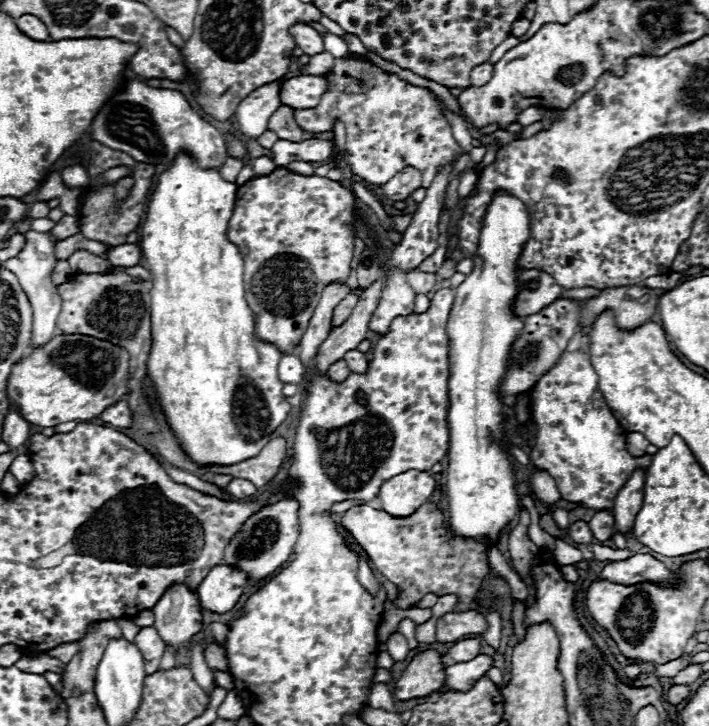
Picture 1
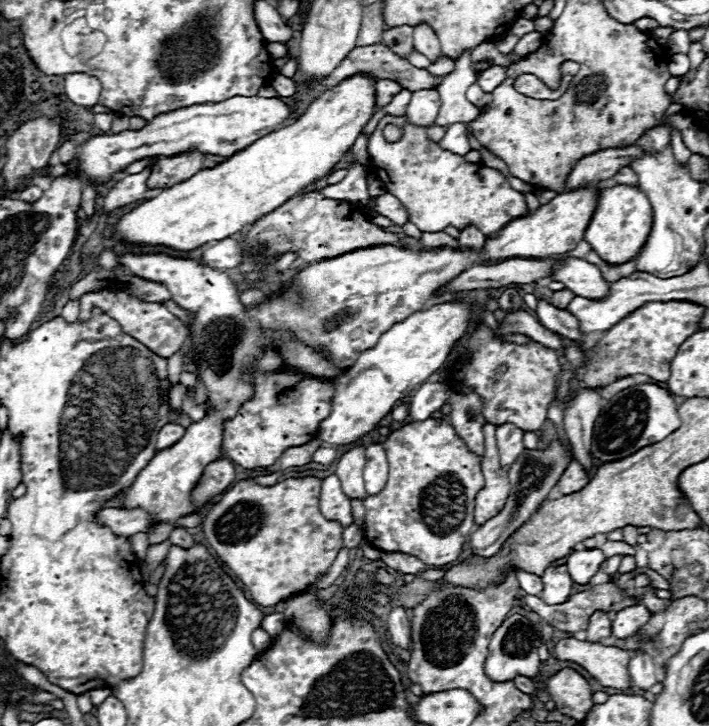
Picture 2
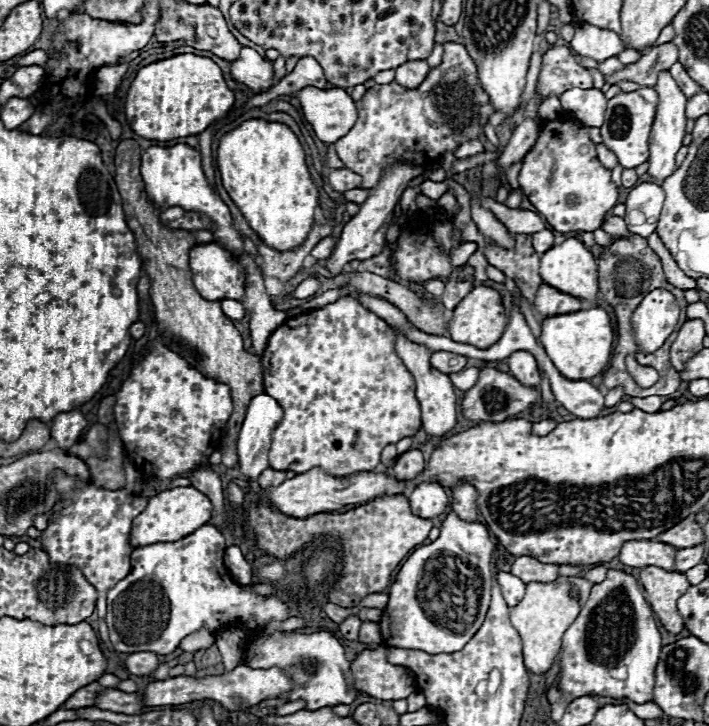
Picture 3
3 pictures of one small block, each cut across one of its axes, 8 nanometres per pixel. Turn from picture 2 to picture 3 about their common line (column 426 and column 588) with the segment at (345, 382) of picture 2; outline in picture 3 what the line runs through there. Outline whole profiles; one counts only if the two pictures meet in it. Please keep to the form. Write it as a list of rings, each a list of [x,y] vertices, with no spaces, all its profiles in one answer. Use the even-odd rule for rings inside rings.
[[[596,306],[590,310],[548,316],[542,322],[540,342],[544,344],[550,360],[562,372],[562,376],[566,376],[570,380],[590,380],[590,378],[598,376],[610,360],[614,330],[612,330],[608,312],[600,306]]]

